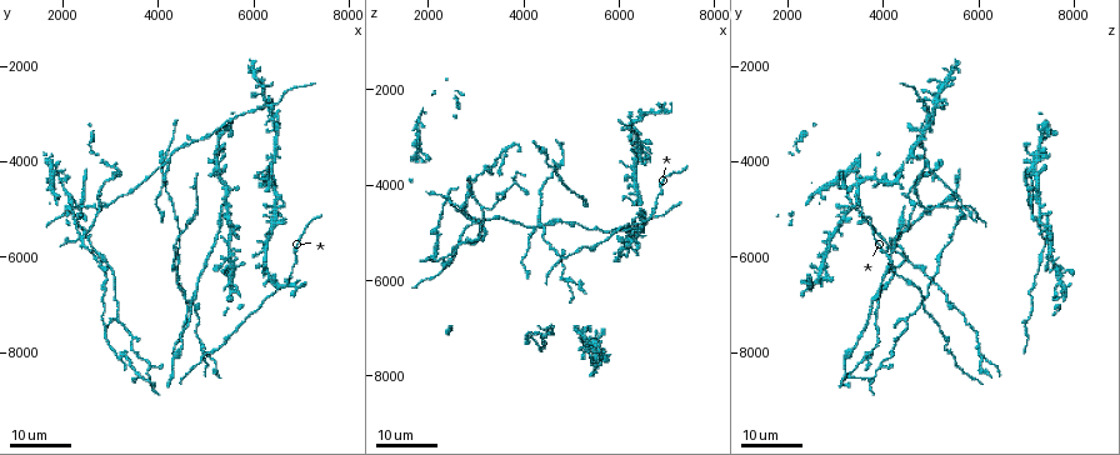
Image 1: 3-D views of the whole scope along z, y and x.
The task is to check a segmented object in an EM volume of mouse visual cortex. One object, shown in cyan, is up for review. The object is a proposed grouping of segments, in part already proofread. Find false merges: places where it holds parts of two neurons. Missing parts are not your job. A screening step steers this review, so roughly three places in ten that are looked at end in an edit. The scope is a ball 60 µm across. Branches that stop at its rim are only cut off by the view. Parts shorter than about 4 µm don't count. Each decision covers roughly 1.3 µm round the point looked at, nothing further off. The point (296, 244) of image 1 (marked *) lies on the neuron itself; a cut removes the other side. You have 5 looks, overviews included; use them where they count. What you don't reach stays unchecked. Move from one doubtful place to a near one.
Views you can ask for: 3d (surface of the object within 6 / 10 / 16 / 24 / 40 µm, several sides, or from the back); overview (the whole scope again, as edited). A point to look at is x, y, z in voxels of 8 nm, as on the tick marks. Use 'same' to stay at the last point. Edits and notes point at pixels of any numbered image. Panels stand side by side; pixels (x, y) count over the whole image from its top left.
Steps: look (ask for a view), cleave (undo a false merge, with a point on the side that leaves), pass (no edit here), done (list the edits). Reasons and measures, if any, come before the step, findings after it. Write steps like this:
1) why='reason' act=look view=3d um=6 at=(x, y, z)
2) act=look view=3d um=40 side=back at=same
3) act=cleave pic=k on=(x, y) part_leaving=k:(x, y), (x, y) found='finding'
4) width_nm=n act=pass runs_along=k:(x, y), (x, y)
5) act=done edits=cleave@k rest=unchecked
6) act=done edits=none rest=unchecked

why='three-way junction' act=look view=3d um=24 at=(4150, 4100, 4900)

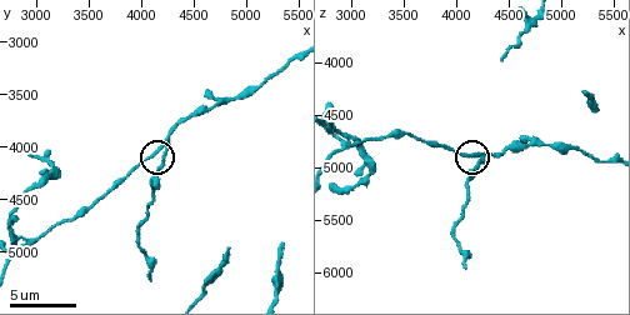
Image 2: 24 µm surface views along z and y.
why='closer look' act=look view=3d um=6 at=(4140, 4060, 4860)

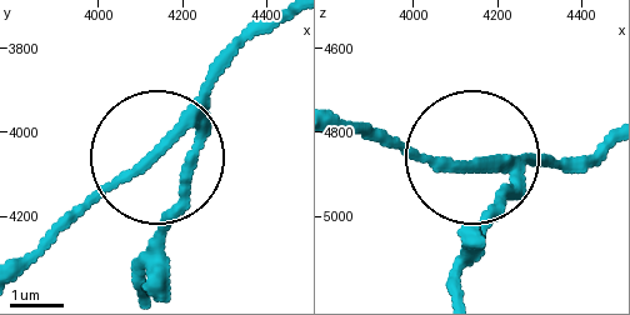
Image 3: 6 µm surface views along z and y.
why='from behind' act=look view=3d um=6 side=back at=(4155, 4050, 4885)

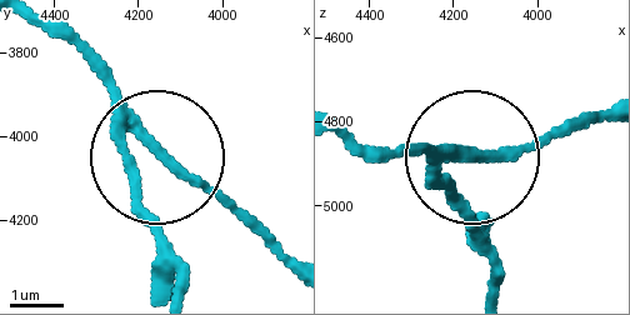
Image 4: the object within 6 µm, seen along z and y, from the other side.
width_nm=190 act=cleave pic=4 on=(131, 190) part_leaving=4:(115, 125), (133, 214), (178, 281) found='a second neuron is stuck on'

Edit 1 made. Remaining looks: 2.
act=look view=3d um=16 at=(5000, 8000, 6050)

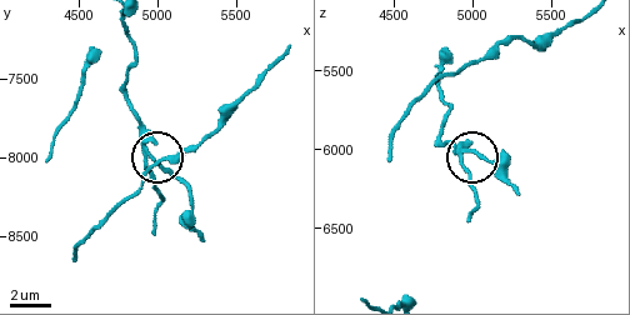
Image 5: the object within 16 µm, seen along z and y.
act=look view=3d um=10 at=same

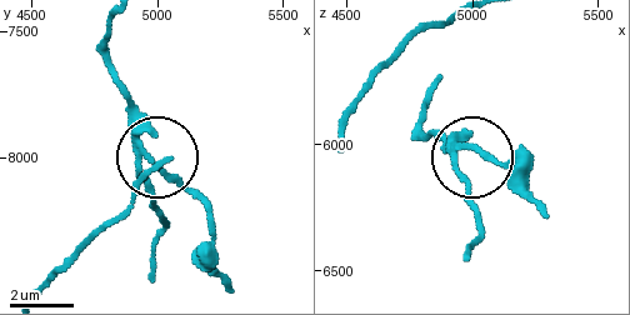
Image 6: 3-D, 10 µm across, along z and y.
width_nm=160 act=cleave pic=6 on=(473, 148) found='a second neuron is stuck on'

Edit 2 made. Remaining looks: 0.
act=done edits=cleave@4,cleave@6 rest=unchecked

